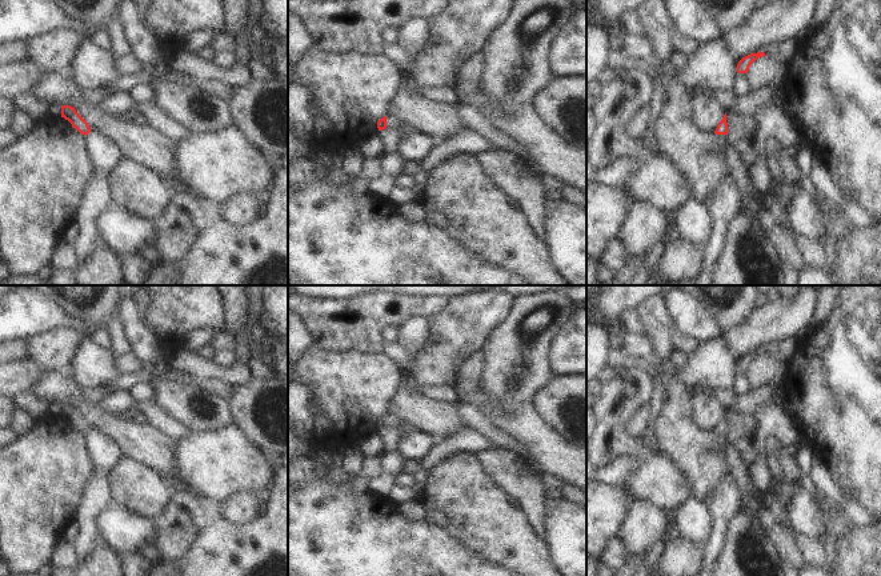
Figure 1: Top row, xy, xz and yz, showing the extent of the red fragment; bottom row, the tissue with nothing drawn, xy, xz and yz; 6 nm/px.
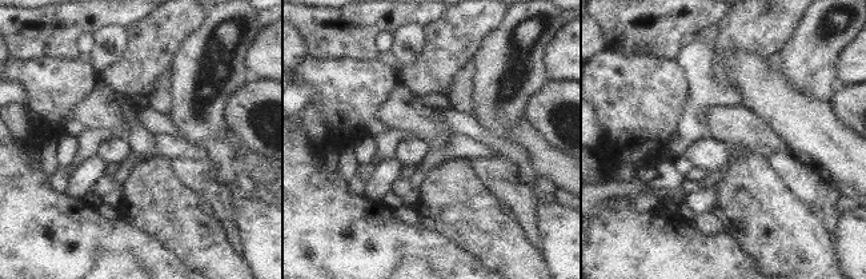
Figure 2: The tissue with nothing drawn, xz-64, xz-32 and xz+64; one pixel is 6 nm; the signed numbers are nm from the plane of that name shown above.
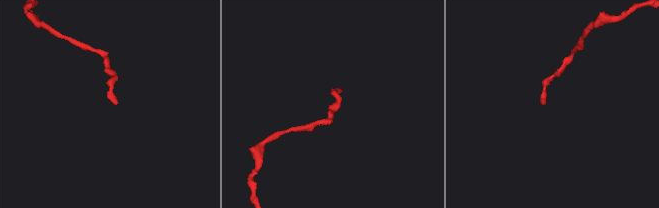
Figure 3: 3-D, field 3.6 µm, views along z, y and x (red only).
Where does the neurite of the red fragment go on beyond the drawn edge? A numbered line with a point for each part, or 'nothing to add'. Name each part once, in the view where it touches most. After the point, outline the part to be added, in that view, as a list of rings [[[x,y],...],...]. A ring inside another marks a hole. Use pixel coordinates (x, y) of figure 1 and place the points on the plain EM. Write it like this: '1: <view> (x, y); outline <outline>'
1: xz (392, 420); outline [[[387,413],[387,427],[385,428],[396,427],[396,425],[404,427],[407,432],[415,429],[411,424],[408,424],[403,419],[400,419],[400,417],[397,417],[397,416],[392,415],[392,413]]]

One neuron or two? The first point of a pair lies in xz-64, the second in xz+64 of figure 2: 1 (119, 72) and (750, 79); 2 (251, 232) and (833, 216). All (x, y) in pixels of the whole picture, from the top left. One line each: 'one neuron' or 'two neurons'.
1: two neurons
2: two neurons

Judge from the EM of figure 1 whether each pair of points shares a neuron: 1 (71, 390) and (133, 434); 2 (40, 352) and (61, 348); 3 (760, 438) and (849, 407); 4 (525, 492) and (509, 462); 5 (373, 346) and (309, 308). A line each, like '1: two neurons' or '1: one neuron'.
1: one neuron
2: one neuron
3: two neurons
4: one neuron
5: one neuron

